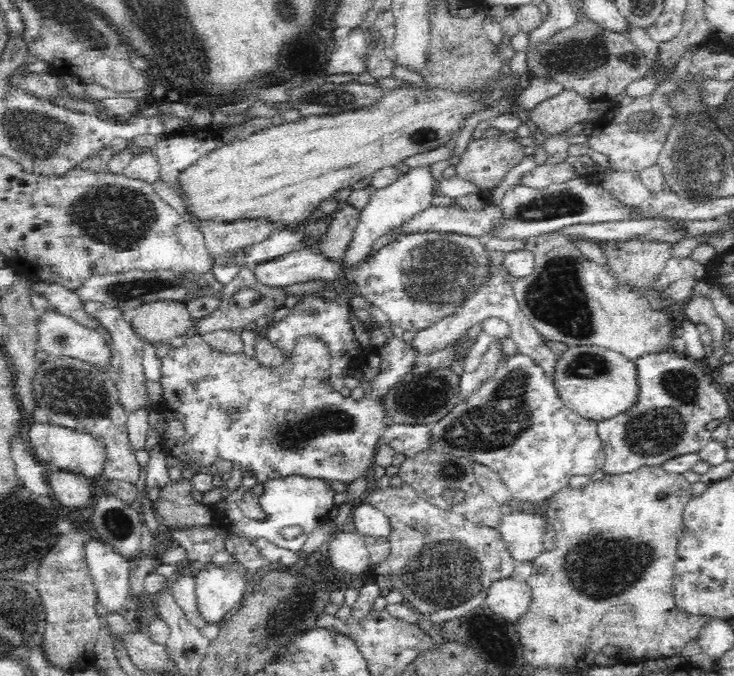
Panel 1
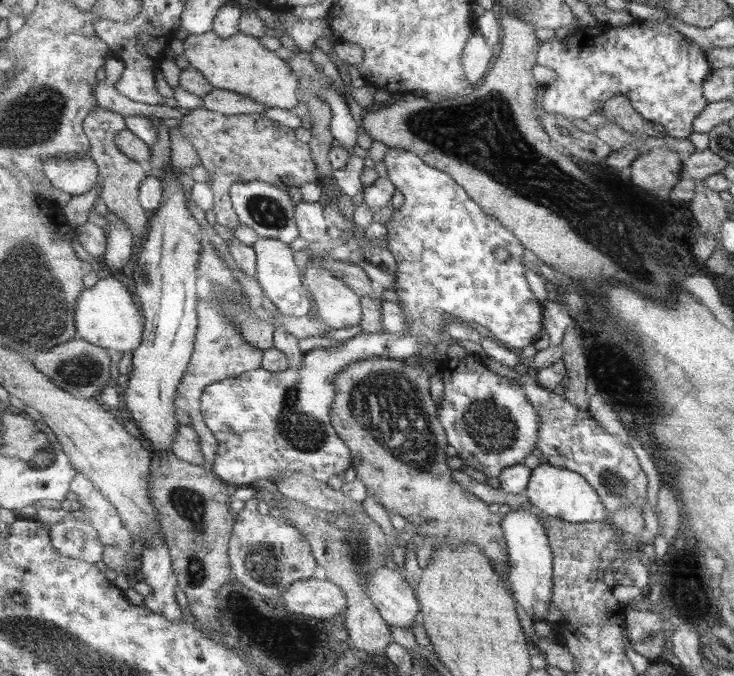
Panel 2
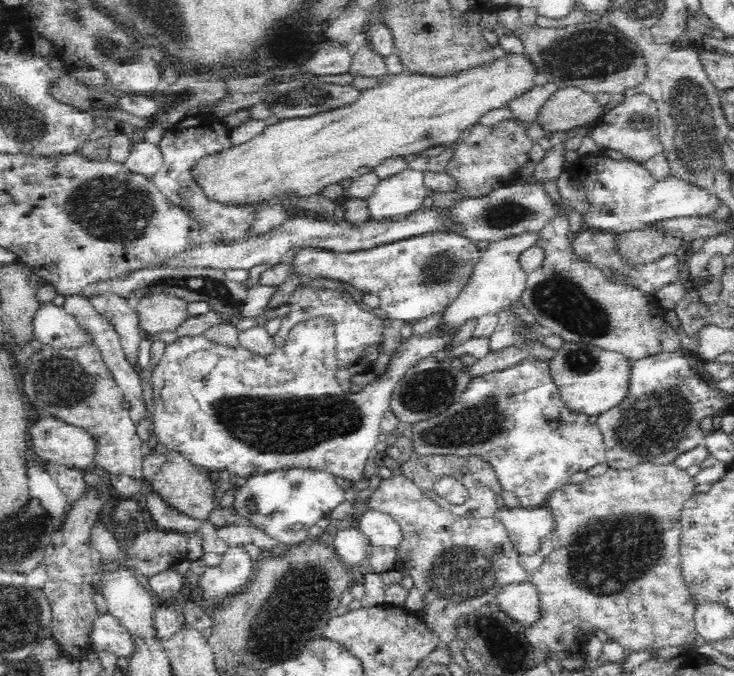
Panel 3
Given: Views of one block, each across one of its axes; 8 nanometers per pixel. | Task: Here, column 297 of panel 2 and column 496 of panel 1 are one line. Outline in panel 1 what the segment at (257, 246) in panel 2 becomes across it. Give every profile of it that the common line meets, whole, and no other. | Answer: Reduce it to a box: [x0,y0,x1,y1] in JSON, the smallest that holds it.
[411,263,557,378]

